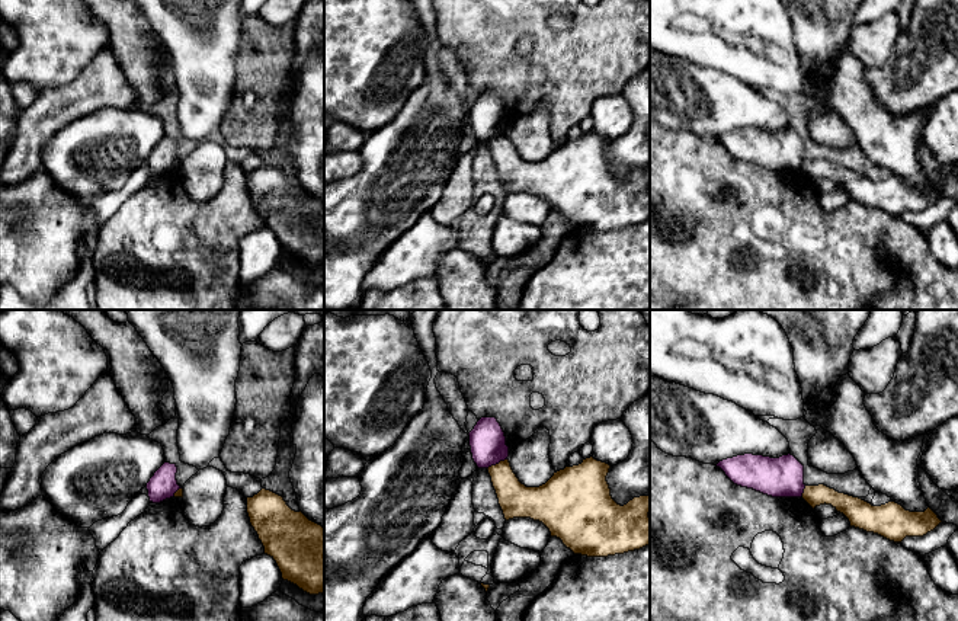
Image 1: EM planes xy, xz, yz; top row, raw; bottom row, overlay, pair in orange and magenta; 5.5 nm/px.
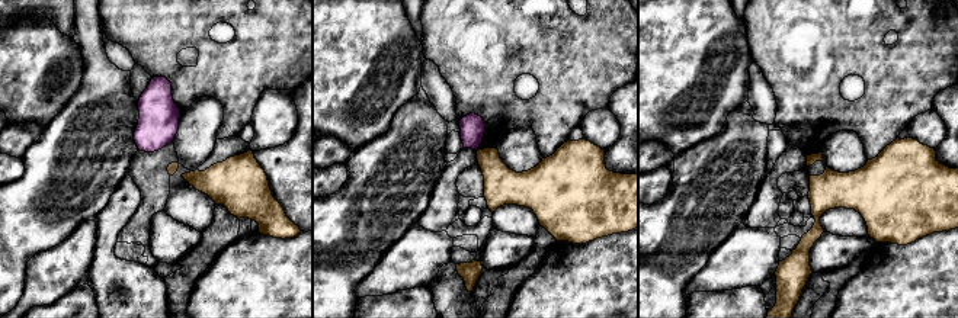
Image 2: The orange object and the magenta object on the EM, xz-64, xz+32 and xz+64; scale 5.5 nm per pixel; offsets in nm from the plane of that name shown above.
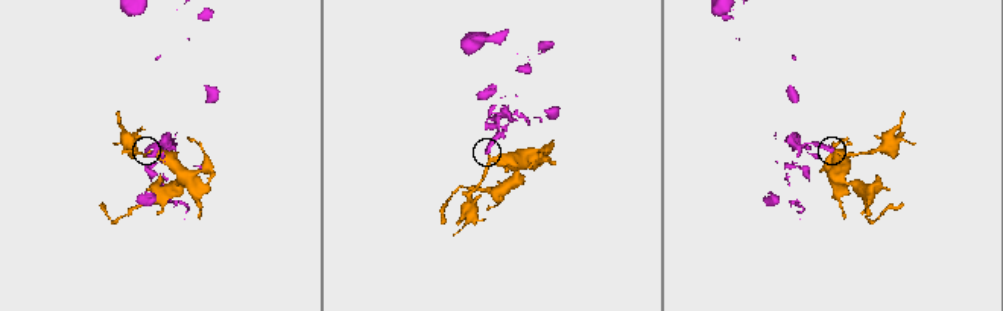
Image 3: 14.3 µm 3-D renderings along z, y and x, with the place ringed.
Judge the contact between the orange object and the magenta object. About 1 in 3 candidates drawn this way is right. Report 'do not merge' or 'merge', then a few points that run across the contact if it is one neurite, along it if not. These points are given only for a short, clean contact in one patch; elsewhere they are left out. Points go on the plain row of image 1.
do not merge; line xz (506, 133), (487, 143)

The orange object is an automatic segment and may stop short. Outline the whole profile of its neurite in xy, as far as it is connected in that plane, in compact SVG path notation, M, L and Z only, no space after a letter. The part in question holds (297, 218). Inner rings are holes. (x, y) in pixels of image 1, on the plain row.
M266 163L247 172L247 188L265 221L265 228L276 236L282 253L310 269L324 269L324 202L310 195L301 185L292 185L282 170Z

